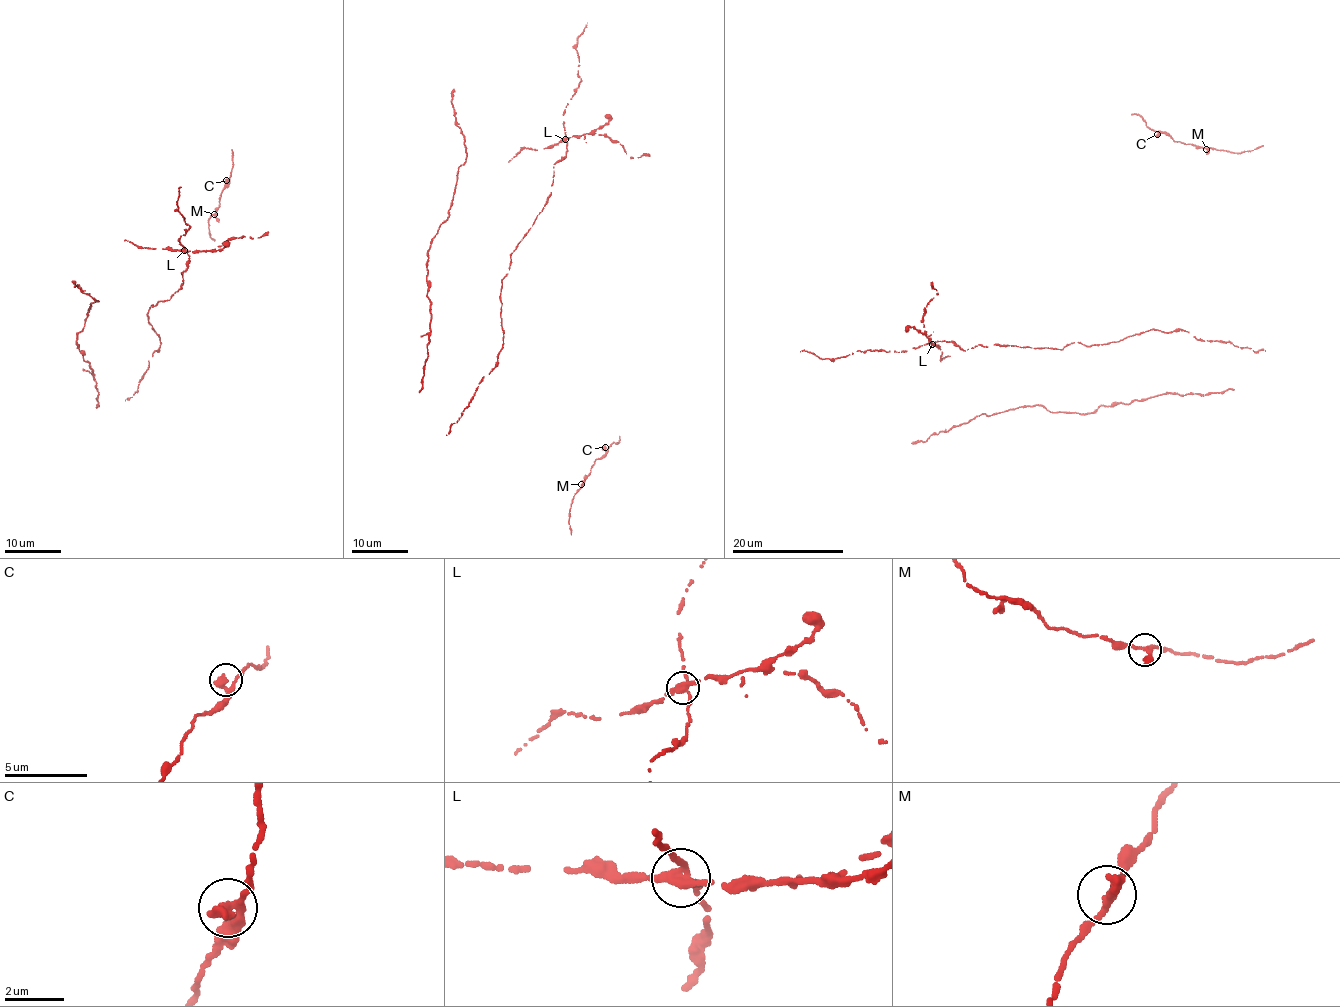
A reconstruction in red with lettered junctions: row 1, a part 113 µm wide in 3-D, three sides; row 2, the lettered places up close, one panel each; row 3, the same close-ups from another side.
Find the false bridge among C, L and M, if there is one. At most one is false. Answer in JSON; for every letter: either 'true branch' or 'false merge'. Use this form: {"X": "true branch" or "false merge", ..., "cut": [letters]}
{"C": "true branch", "L": "false merge", "M": "true branch", "cut": ["L"]}

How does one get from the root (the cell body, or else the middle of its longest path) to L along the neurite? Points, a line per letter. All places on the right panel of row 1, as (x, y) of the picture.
L: (1164, 332), (1148, 330), (1094, 345), (1073, 342), (1060, 349), (978, 344), (965, 350), (950, 341), (932, 344)

